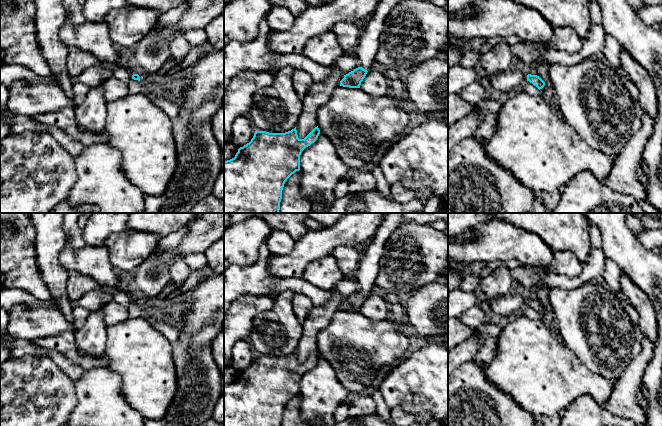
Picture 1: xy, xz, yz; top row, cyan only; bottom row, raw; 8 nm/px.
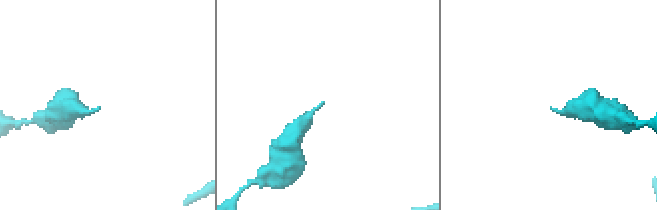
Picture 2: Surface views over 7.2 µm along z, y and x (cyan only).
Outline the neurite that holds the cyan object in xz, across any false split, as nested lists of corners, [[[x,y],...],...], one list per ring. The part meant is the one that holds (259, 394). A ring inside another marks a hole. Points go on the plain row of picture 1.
[[[318,350],[304,363],[298,362],[296,351],[285,357],[255,355],[251,365],[240,371],[234,382],[224,385],[224,426],[281,426],[285,406],[300,394],[302,375],[319,358]]]

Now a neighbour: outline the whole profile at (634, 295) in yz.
[[[623,272],[620,284],[622,295],[636,309],[639,315],[639,324],[643,335],[655,345],[657,339],[657,318],[655,309],[649,297]]]

